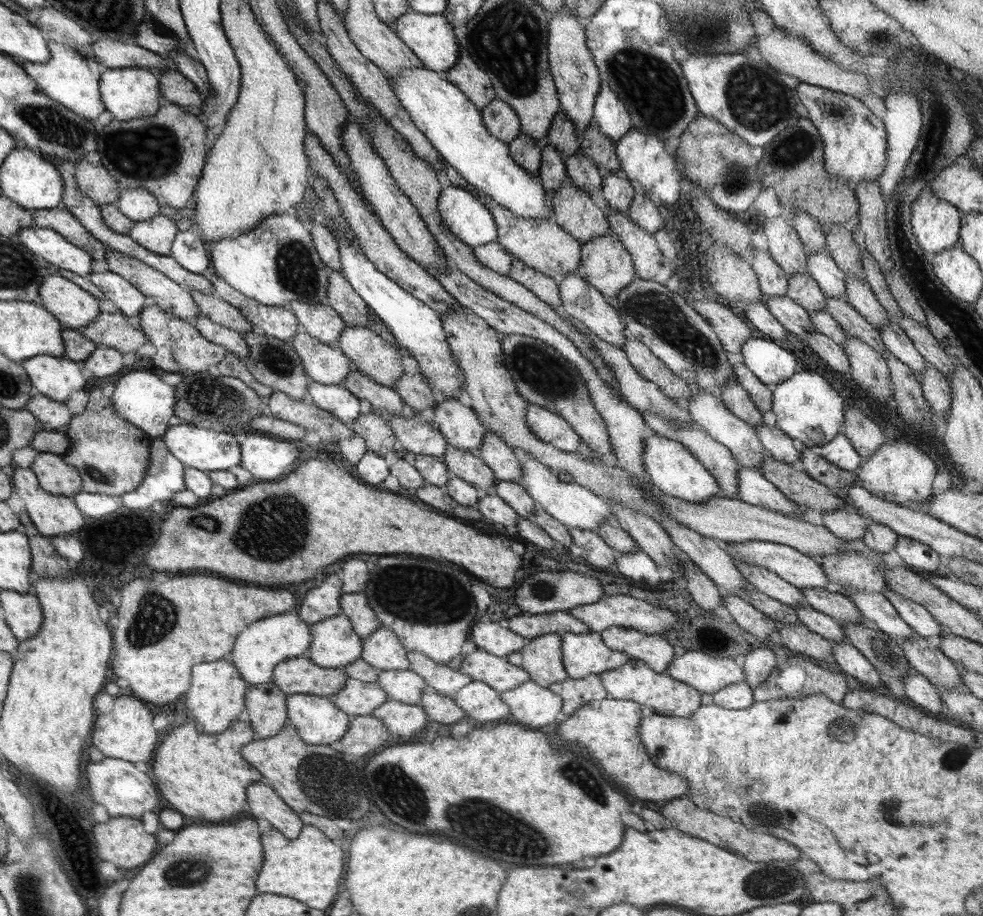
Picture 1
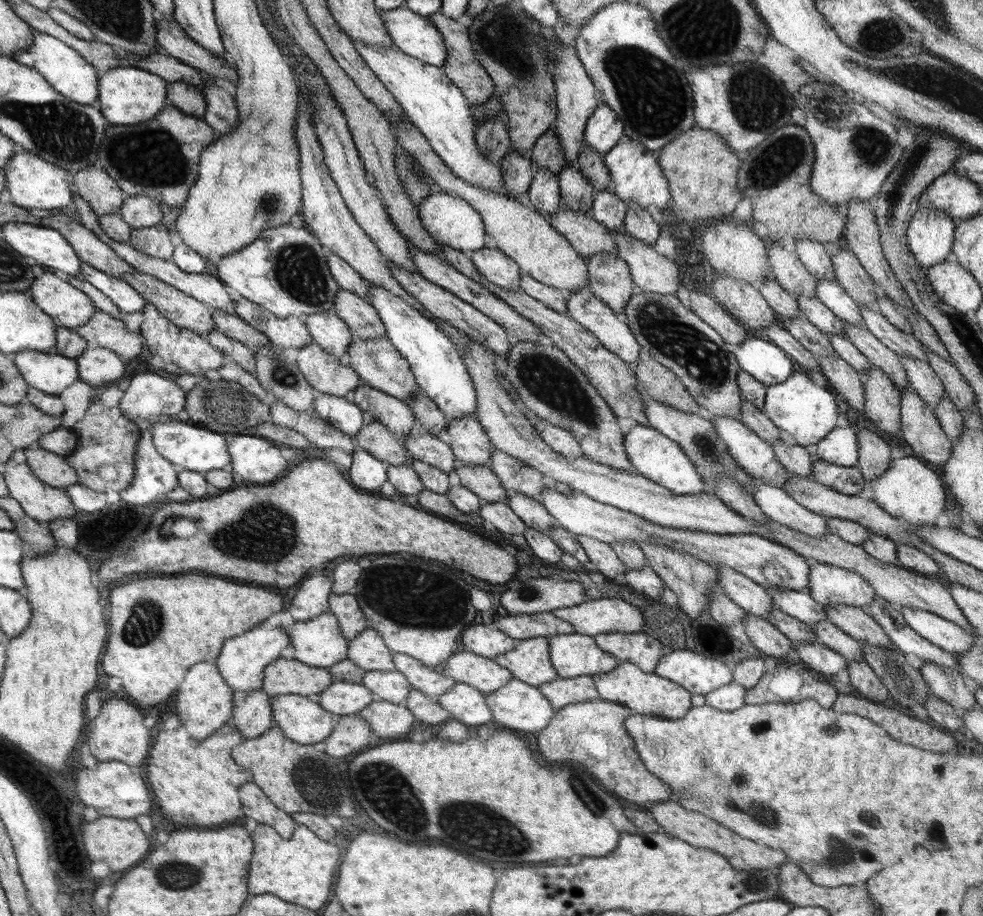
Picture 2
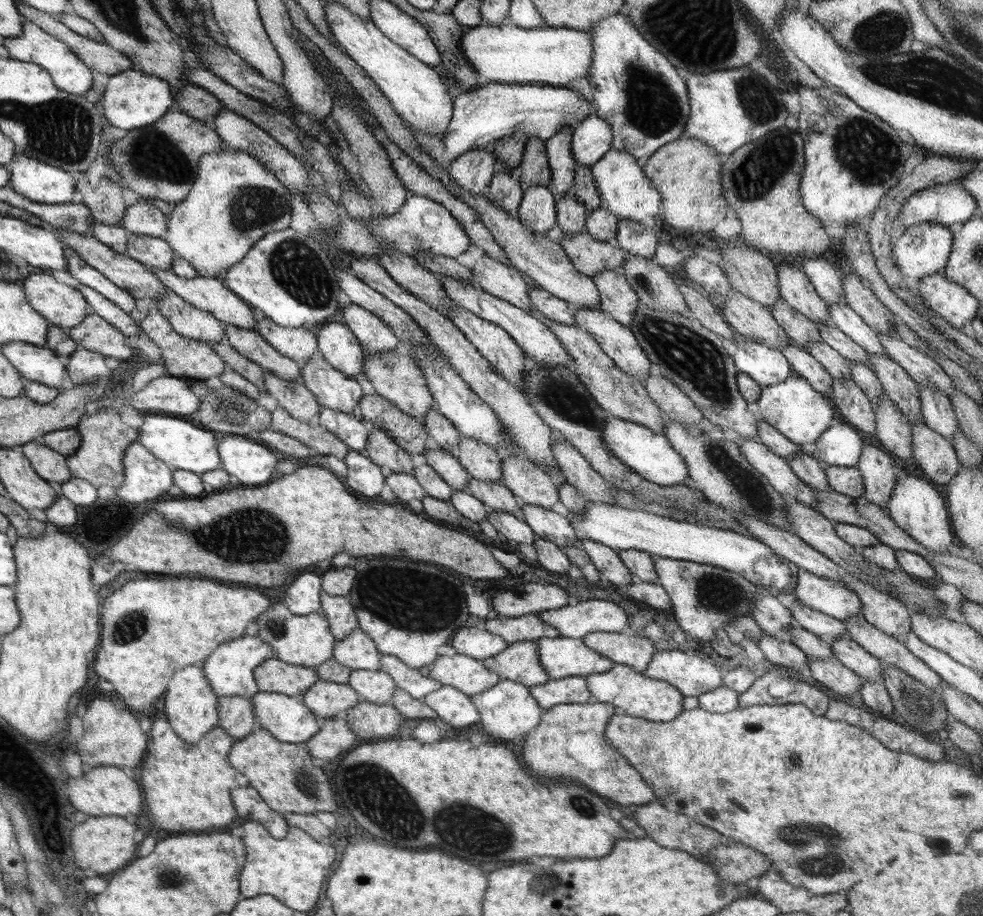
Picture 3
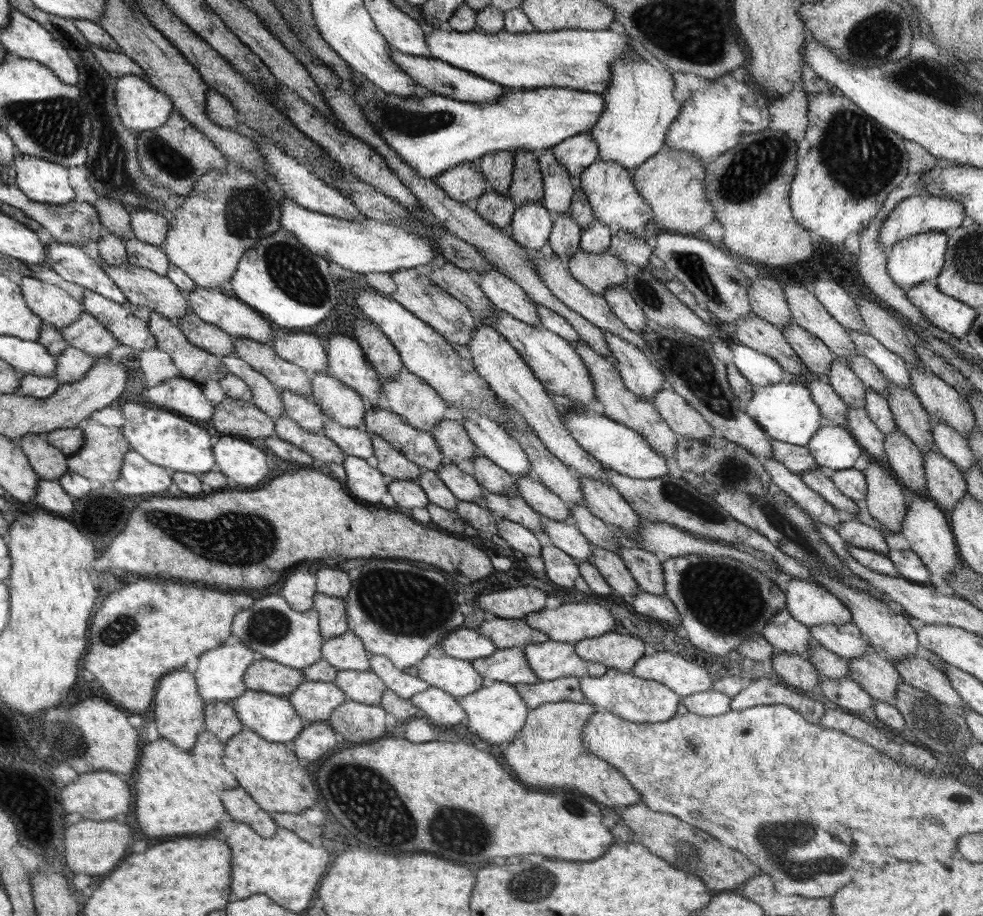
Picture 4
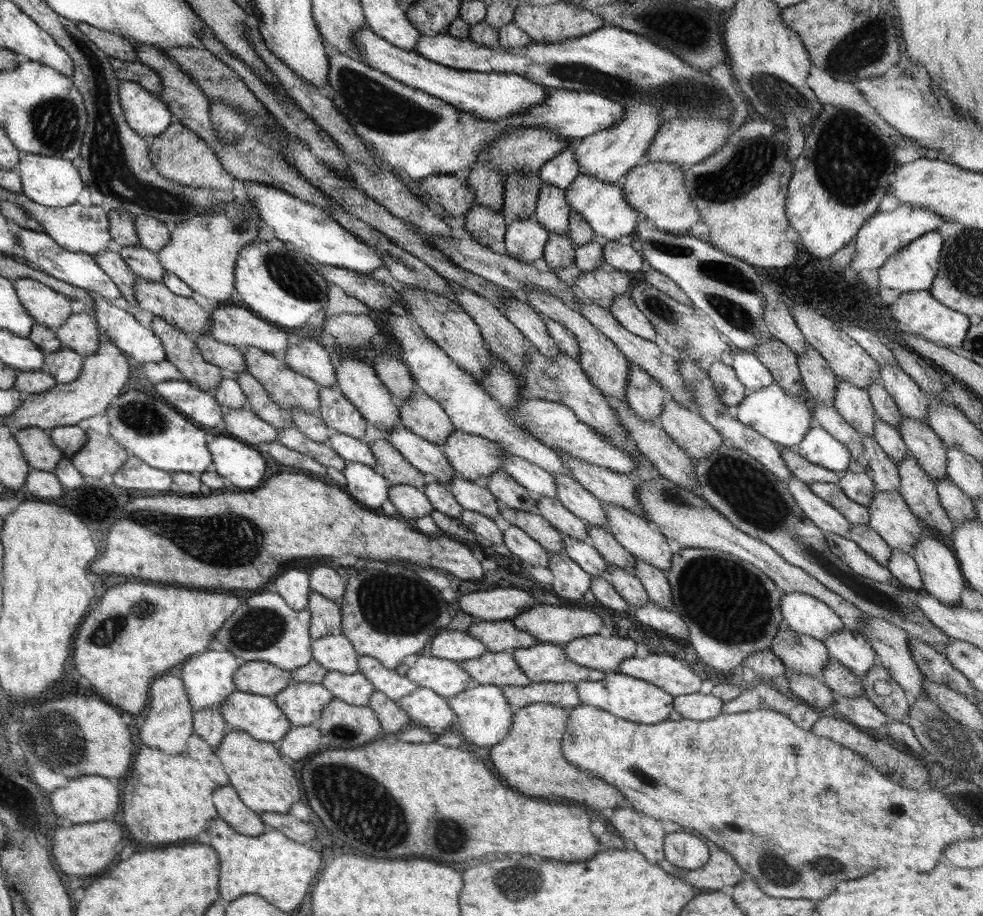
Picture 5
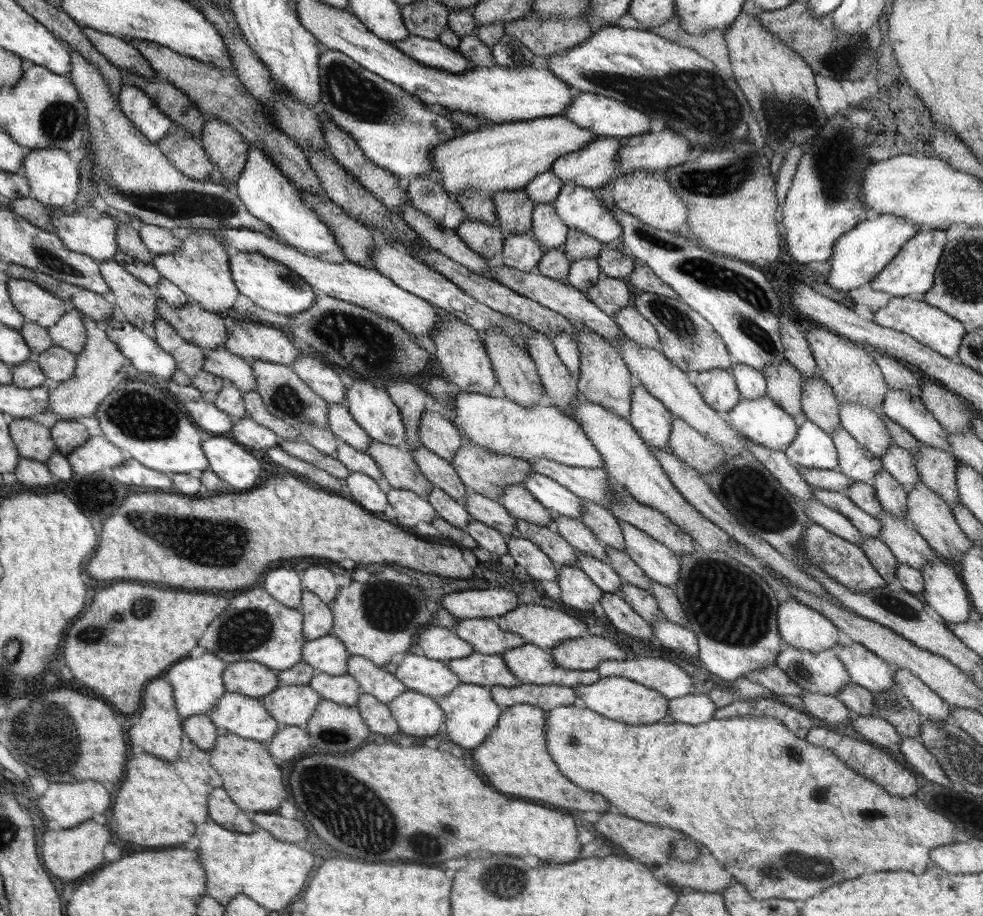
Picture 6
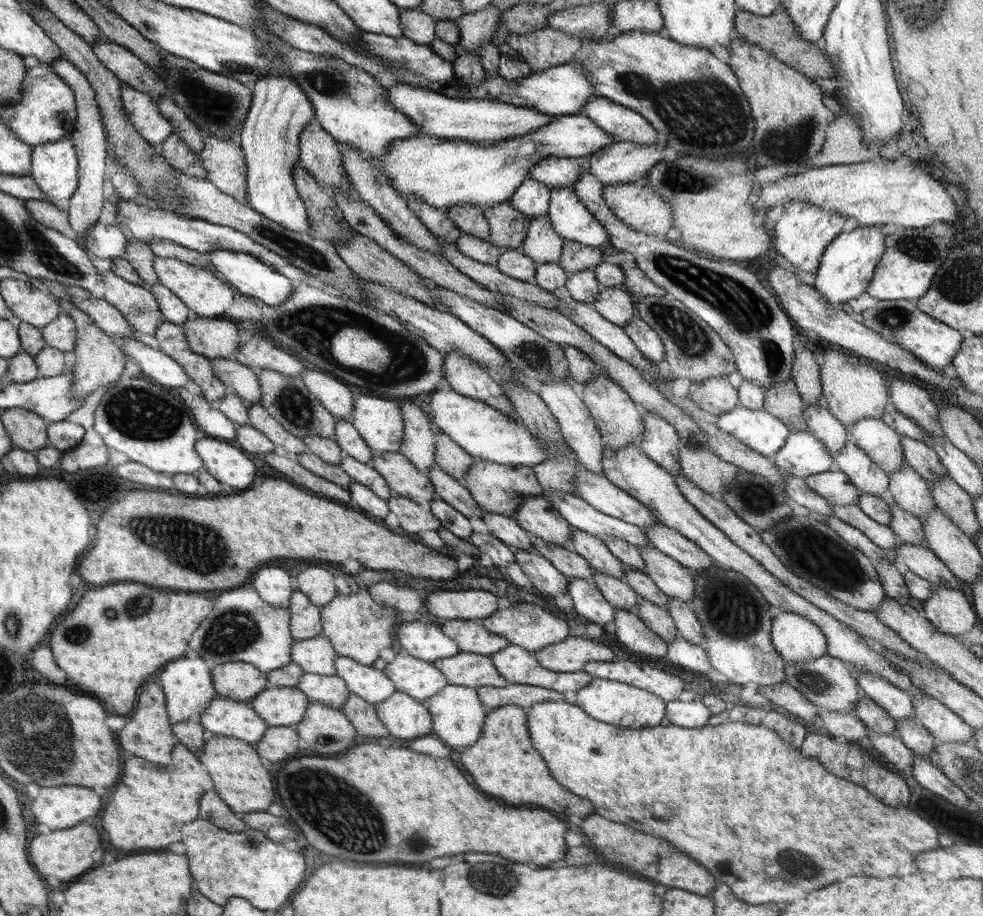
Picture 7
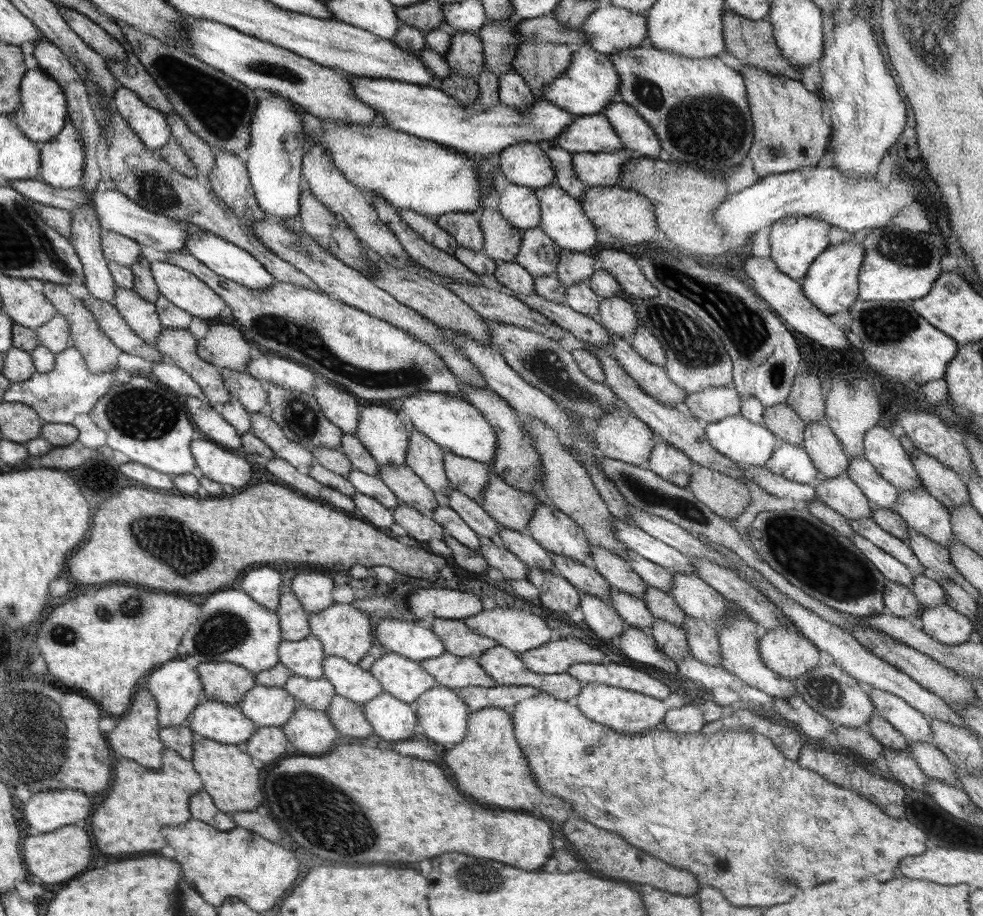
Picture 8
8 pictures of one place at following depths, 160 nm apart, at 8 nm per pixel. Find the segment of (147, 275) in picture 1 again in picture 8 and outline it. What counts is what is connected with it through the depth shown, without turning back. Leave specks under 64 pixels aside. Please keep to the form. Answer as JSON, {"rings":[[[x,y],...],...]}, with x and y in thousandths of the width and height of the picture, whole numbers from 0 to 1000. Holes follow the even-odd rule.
{"rings":[[[226,402],[232,426],[252,450],[273,450],[274,432],[268,417],[251,406]]]}

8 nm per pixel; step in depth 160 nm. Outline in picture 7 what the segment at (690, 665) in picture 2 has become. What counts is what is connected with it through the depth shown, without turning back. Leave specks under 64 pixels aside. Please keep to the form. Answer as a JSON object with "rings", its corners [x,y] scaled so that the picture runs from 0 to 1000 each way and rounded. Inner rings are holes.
{"rings":[[[639,721],[598,723],[594,726],[593,733],[603,741],[634,745],[658,753],[677,766],[690,764],[692,757],[699,751],[696,743],[688,737],[659,727],[659,725],[649,725],[649,723],[639,723]]]}

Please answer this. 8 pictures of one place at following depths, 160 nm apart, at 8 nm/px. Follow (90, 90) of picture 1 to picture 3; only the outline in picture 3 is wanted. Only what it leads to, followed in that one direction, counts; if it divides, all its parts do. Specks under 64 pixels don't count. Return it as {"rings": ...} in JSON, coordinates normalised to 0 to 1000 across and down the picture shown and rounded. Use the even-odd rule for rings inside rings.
{"rings":[[[24,24],[23,36],[20,41],[4,41],[2,48],[10,56],[10,63],[22,68],[34,68],[45,73],[56,88],[61,98],[67,98],[71,103],[85,103],[94,94],[96,76],[80,63],[67,47],[61,46],[55,38],[49,37],[39,26]]]}

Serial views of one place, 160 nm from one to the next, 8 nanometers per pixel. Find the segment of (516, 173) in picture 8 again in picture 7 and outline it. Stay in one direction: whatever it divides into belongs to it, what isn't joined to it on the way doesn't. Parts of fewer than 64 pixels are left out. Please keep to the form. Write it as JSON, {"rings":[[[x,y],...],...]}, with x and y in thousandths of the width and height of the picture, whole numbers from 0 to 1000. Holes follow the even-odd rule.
{"rings":[[[555,171],[543,180],[538,193],[553,200],[553,203],[581,204],[589,195],[589,190],[596,187],[596,172]]]}

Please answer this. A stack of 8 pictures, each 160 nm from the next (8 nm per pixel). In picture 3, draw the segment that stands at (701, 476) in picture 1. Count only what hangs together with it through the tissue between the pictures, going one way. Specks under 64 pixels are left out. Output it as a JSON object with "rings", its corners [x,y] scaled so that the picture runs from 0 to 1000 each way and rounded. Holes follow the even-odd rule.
{"rings":[[[619,453],[611,469],[611,479],[616,489],[623,493],[629,503],[651,519],[652,522],[670,531],[690,531],[697,528],[700,521],[700,510],[694,498],[684,489],[674,474],[667,474],[646,461],[639,461],[632,456]]]}

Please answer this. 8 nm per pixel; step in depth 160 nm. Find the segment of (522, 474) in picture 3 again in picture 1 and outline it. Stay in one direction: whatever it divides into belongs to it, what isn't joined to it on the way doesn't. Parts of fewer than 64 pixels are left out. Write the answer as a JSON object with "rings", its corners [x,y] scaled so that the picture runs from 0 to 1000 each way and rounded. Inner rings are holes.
{"rings":[[[494,471],[490,489],[484,495],[487,500],[501,513],[507,525],[519,525],[529,528],[531,509],[527,504],[524,490],[517,487],[506,474]]]}

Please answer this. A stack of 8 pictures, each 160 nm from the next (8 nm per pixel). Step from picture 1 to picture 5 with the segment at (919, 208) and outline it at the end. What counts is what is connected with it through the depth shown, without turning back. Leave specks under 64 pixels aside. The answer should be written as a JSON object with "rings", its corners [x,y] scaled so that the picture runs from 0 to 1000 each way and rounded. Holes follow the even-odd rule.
{"rings":[[[953,252],[939,255],[925,264],[893,294],[894,314],[905,314],[915,320],[945,318],[955,294],[958,270],[959,261]]]}

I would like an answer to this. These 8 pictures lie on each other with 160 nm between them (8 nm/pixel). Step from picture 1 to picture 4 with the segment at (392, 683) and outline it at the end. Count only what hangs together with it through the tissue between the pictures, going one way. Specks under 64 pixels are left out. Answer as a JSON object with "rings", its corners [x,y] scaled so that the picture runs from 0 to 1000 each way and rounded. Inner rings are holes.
{"rings":[[[377,731],[344,733],[339,746],[350,755],[354,764],[373,767],[374,771],[386,771],[391,755],[395,752],[390,741]]]}

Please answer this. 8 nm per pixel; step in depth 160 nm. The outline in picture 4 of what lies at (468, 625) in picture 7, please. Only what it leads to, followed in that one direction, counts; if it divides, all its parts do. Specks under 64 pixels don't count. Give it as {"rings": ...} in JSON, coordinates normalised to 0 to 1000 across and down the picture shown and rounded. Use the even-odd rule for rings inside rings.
{"rings":[[[495,674],[487,686],[487,691],[502,698],[509,709],[534,706],[552,702],[558,697],[551,688],[545,688],[534,676]]]}

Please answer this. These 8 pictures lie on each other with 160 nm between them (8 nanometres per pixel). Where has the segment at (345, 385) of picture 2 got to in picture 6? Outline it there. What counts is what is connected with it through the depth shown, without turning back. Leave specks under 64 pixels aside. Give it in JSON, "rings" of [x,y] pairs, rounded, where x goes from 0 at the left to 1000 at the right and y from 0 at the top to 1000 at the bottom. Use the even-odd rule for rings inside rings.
{"rings":[[[350,440],[335,441],[335,443],[336,464],[334,468],[343,476],[344,480],[348,480],[362,491],[371,493],[378,480],[358,456],[354,444]]]}

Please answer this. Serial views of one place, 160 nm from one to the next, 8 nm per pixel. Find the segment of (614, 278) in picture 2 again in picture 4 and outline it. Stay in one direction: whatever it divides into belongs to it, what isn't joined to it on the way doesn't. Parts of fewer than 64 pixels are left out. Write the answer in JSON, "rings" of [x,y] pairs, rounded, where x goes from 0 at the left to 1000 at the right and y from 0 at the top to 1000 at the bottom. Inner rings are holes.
{"rings":[[[626,310],[613,321],[622,340],[641,359],[655,362],[661,349],[634,311]]]}

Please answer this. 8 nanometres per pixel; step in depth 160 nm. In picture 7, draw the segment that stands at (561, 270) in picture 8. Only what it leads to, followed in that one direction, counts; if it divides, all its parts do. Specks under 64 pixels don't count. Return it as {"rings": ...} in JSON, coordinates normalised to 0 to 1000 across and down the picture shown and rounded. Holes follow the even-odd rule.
{"rings":[[[575,262],[573,265],[573,277],[569,283],[569,288],[578,299],[604,293],[614,282],[614,276],[612,277],[609,270],[594,269],[589,264],[579,262]]]}

